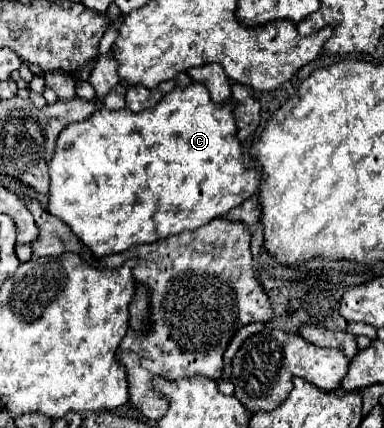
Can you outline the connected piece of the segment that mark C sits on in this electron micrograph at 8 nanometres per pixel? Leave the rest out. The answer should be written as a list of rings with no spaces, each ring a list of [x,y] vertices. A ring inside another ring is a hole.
[[[192,83],[186,89],[174,89],[172,93],[168,93],[154,109],[150,107],[150,109],[140,111],[140,113],[132,113],[128,109],[118,109],[118,111],[98,109],[98,111],[94,111],[94,115],[90,119],[80,121],[80,123],[70,123],[60,133],[58,149],[50,161],[48,213],[62,219],[74,231],[74,235],[84,245],[88,245],[88,249],[96,257],[106,257],[106,255],[122,253],[134,245],[154,243],[158,239],[164,239],[168,235],[176,235],[182,231],[194,231],[194,229],[206,225],[210,219],[222,217],[232,207],[238,207],[240,203],[250,199],[256,191],[258,191],[258,171],[254,171],[252,167],[244,167],[244,151],[242,151],[242,143],[238,139],[238,127],[234,123],[234,99],[230,99],[228,103],[222,103],[222,105],[214,103],[210,99],[206,87],[202,87],[202,83]]]

